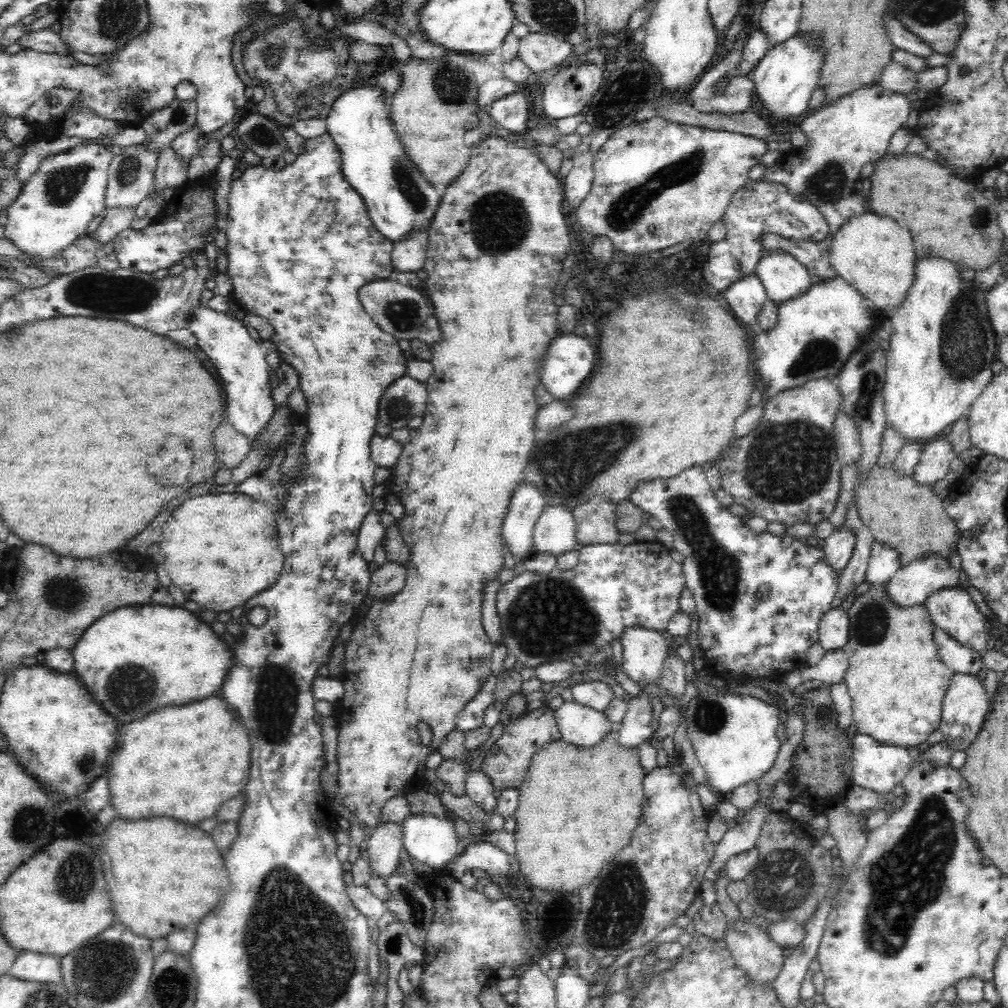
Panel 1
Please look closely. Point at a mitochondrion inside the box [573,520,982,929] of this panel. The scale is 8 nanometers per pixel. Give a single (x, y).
(785, 880)

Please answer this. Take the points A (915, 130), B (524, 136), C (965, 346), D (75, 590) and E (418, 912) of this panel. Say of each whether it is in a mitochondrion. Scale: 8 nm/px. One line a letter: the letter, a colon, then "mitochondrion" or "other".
A: other
B: other
C: mitochondrion
D: mitochondrion
E: mitochondrion

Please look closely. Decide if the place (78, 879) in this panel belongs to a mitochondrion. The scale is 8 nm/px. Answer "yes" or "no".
yes

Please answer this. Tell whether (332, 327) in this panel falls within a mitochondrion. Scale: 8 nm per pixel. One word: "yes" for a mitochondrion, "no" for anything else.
no

